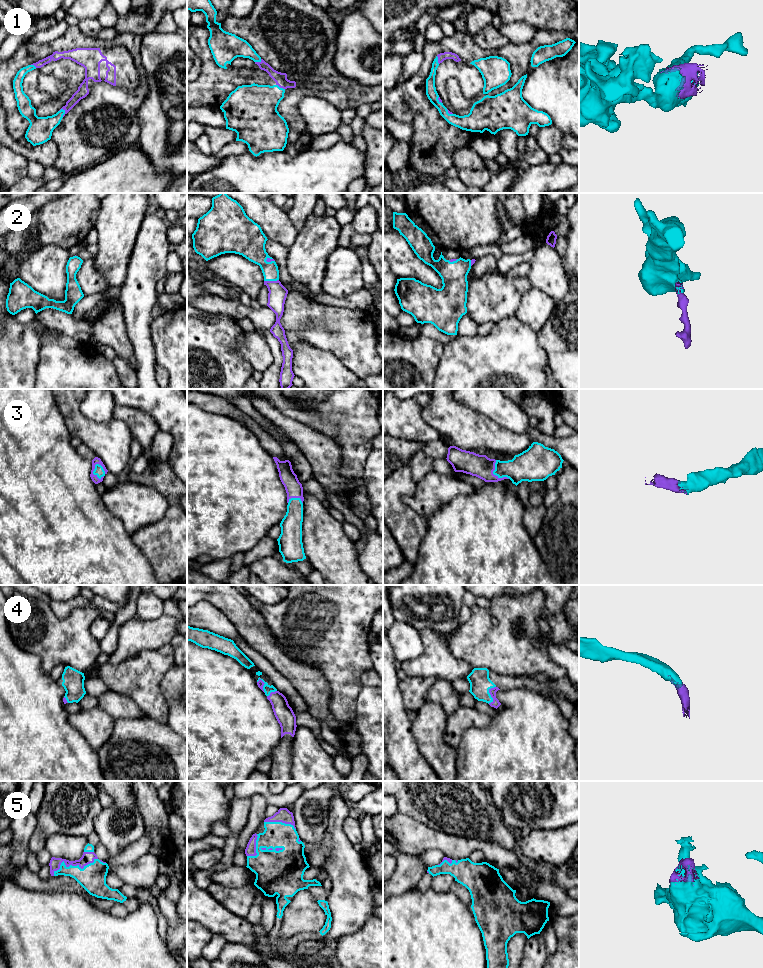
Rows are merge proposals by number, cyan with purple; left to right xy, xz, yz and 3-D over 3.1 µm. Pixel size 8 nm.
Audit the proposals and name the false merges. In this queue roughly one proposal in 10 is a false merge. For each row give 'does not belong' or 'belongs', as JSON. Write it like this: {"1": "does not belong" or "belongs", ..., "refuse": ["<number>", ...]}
{"1": "belongs", "2": "belongs", "3": "belongs", "4": "belongs", "5": "belongs", "refuse": []}

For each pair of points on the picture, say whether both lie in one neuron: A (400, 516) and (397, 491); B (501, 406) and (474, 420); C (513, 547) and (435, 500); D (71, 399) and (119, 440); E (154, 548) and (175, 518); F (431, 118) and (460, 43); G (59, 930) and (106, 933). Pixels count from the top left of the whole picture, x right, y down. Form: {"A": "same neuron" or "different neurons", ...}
{"A": "same neuron", "B": "different neurons", "C": "different neurons", "D": "same neuron", "E": "same neuron", "F": "same neuron", "G": "same neuron"}

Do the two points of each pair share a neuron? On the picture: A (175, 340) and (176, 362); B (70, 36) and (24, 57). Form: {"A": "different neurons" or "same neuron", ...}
{"A": "same neuron", "B": "same neuron"}

